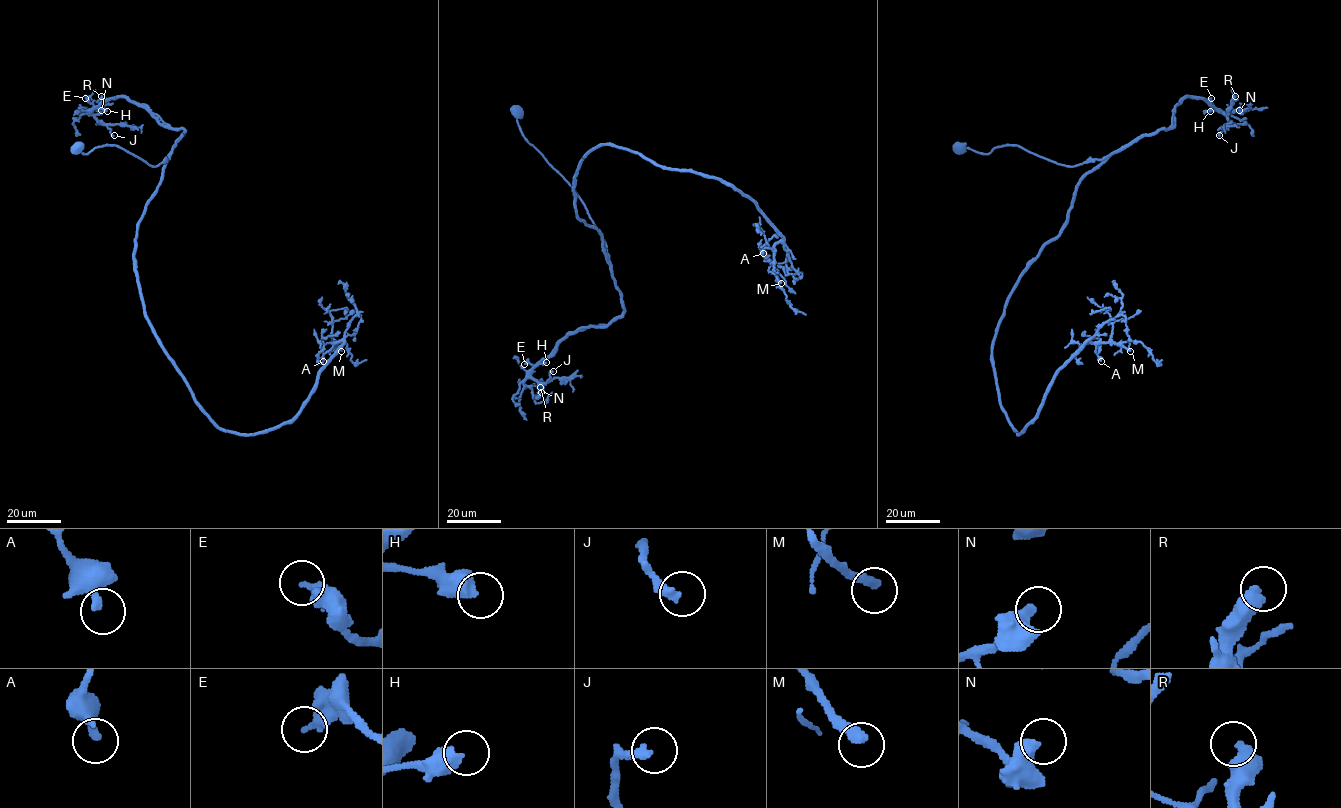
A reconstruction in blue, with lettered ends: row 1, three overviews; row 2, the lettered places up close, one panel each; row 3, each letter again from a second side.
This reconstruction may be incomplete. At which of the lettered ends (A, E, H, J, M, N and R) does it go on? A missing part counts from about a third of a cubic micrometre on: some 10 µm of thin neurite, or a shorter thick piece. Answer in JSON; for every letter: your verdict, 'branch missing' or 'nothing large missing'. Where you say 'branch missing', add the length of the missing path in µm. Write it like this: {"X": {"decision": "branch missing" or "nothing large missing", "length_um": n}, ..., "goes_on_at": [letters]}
{"A": {"decision": "nothing large missing"}, "E": {"decision": "nothing large missing"}, "H": {"decision": "nothing large missing"}, "J": {"decision": "nothing large missing"}, "M": {"decision": "branch missing", "length_um": 25}, "N": {"decision": "nothing large missing"}, "R": {"decision": "nothing large missing"}, "goes_on_at": ["M"]}

